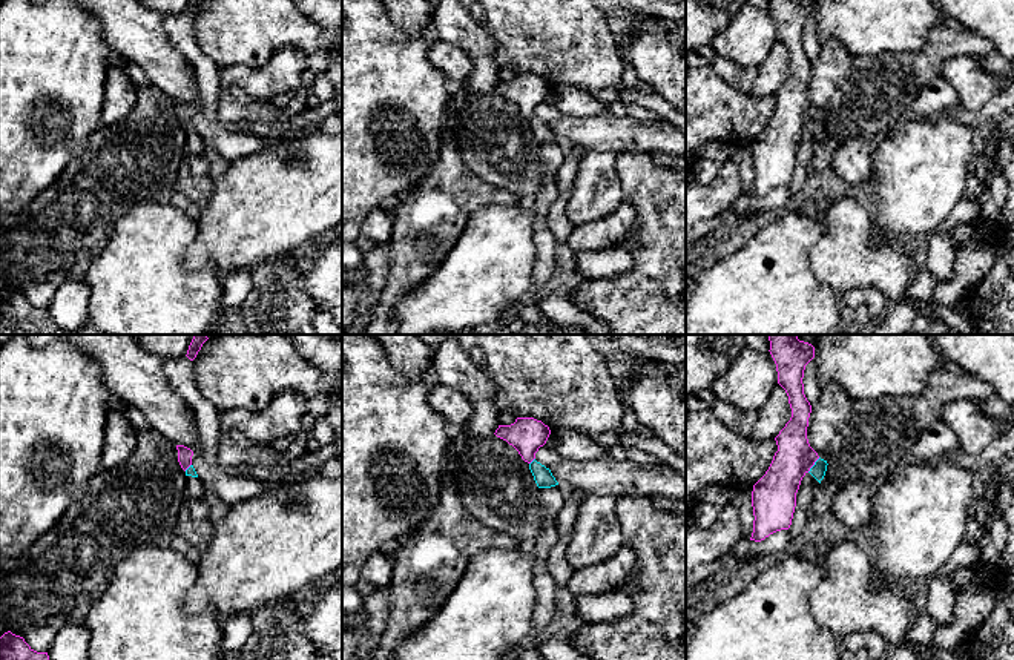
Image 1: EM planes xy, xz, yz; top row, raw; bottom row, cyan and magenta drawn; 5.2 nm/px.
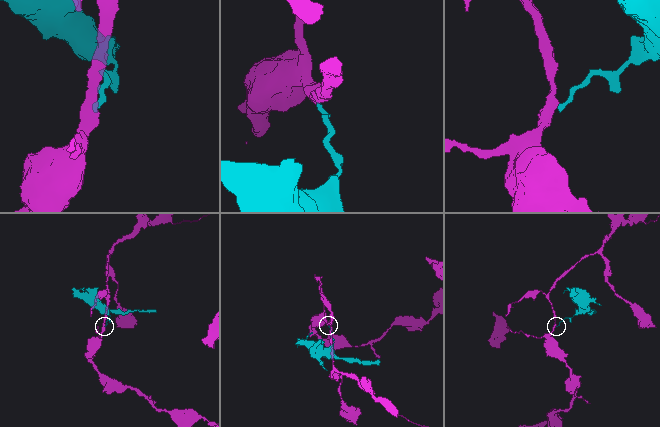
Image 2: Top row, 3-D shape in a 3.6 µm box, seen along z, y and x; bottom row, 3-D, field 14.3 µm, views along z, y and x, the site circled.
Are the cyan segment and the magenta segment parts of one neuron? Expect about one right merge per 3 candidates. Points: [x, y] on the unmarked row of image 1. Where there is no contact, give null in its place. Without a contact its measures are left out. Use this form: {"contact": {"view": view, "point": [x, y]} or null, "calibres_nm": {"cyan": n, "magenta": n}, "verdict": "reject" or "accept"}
{"contact": {"view": "yz", "point": [813, 122]}, "calibres_nm": {"cyan": 80, "magenta": 220}, "verdict": "reject"}

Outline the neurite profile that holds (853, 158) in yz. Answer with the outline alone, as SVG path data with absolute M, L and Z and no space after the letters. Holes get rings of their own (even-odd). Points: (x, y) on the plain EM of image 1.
M864 138L842 140L836 147L831 167L850 192L862 195L873 177L873 147Z

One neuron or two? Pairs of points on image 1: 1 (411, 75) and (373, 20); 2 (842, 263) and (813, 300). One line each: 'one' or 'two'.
1: one
2: two

